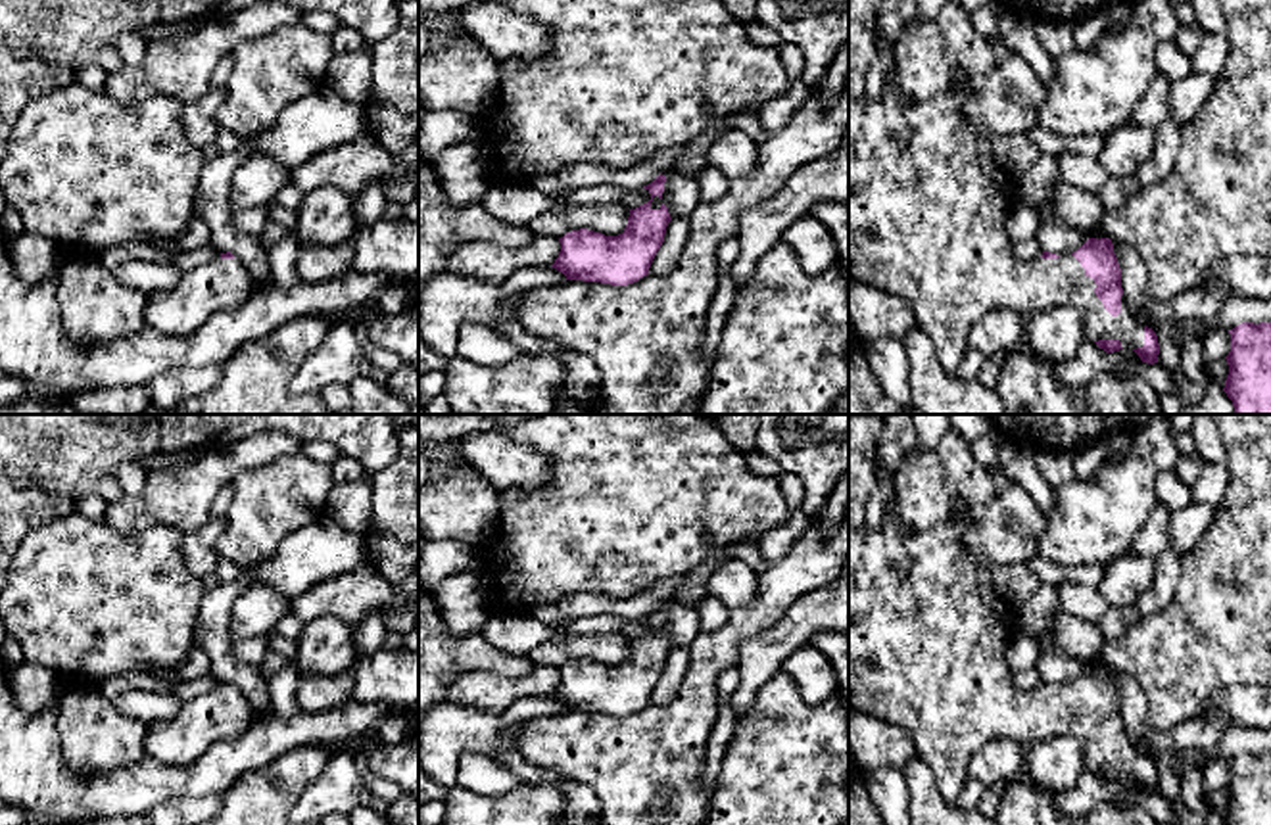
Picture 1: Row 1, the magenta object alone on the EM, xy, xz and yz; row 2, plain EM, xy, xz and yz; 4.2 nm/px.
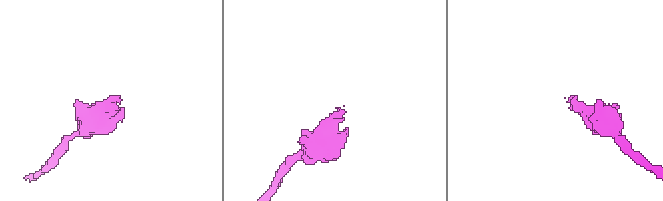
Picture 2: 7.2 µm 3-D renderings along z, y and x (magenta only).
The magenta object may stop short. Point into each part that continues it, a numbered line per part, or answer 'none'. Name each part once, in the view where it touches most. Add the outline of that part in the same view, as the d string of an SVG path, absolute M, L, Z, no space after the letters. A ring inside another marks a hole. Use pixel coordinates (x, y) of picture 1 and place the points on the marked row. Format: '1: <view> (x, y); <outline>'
1: yz (928, 204); M895 61L875 100L849 102L849 278L897 295L912 305L914 326L935 345L945 372L954 374L973 326L993 311L1010 309L1025 318L1046 309L1069 307L1083 324L1085 340L1119 340L1123 349L1144 345L1144 326L1121 295L1121 313L1112 317L1094 294L1094 280L1073 255L1021 261L1014 255L1008 217L1016 203L1016 178L995 159L995 142L979 136L960 113L960 94L947 90L931 100L906 94L895 77Z

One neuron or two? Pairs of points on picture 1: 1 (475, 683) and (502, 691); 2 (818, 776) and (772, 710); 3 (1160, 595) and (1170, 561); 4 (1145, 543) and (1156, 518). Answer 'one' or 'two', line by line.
1: one
2: one
3: one
4: one

